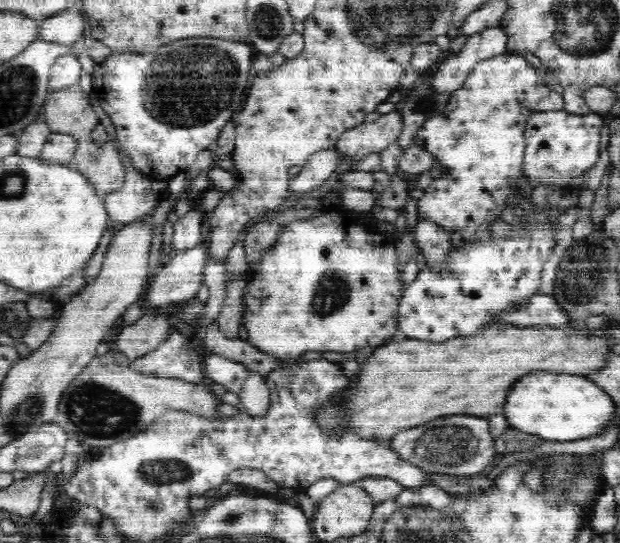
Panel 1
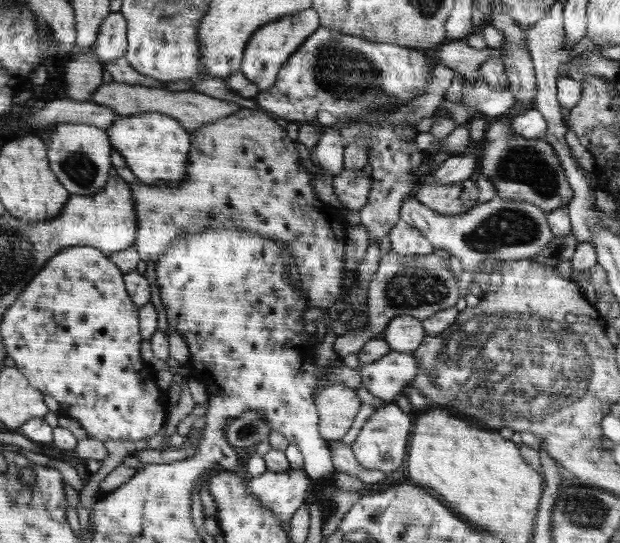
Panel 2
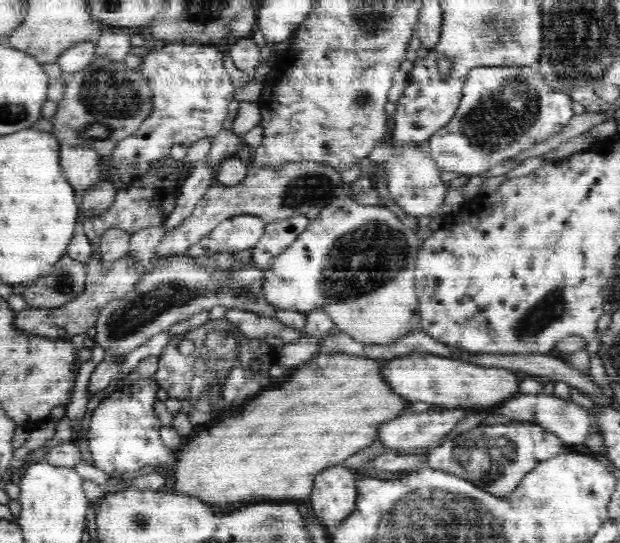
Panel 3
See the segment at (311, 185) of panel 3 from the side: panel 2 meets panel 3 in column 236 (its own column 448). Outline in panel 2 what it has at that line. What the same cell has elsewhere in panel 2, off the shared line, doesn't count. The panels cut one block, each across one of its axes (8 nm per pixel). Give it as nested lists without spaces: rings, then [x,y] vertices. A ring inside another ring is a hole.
[[[425,179],[424,185],[413,195],[427,208],[444,216],[458,216],[478,206],[476,181],[466,179],[449,185],[432,182],[432,179]]]

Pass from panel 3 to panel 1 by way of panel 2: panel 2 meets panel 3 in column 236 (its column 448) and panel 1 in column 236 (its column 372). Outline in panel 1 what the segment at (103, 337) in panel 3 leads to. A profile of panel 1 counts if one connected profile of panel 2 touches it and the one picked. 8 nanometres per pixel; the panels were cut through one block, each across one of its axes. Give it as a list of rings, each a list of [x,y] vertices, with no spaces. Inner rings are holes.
[[[298,208],[298,210],[287,209],[279,216],[274,216],[274,218],[270,218],[268,221],[262,222],[253,222],[251,224],[250,231],[245,236],[245,254],[246,254],[246,272],[244,276],[238,276],[238,278],[232,278],[232,280],[227,280],[225,283],[225,292],[226,297],[224,298],[222,307],[220,309],[220,314],[217,318],[217,324],[221,333],[228,340],[230,338],[236,340],[239,339],[240,327],[243,326],[243,322],[239,320],[239,316],[243,311],[243,290],[246,287],[246,284],[250,282],[250,278],[253,276],[251,274],[252,271],[255,270],[256,264],[258,264],[258,260],[260,260],[260,256],[262,256],[262,252],[264,249],[272,250],[273,246],[276,244],[280,232],[284,227],[288,226],[293,221],[305,220],[308,218],[316,218],[320,216],[320,213],[327,213],[328,210],[314,210],[312,208]]]

